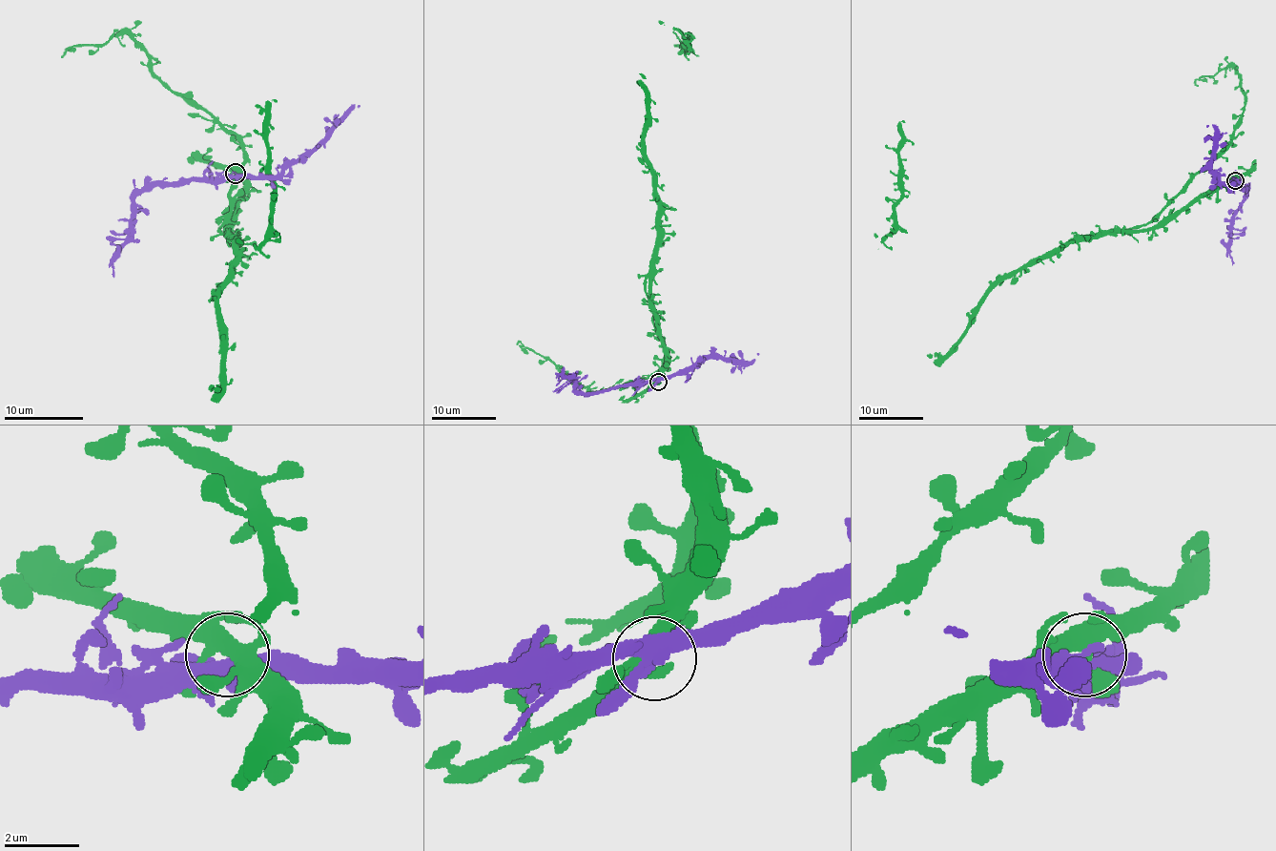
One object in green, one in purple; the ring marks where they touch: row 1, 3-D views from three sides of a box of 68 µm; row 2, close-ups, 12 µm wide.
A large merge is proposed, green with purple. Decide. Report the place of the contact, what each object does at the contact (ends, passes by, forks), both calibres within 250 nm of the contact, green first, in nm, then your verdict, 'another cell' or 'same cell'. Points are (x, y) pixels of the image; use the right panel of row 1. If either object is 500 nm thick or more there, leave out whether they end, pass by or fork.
(1235, 180) | green forks | purple forks | 360/380 nm | another cell

